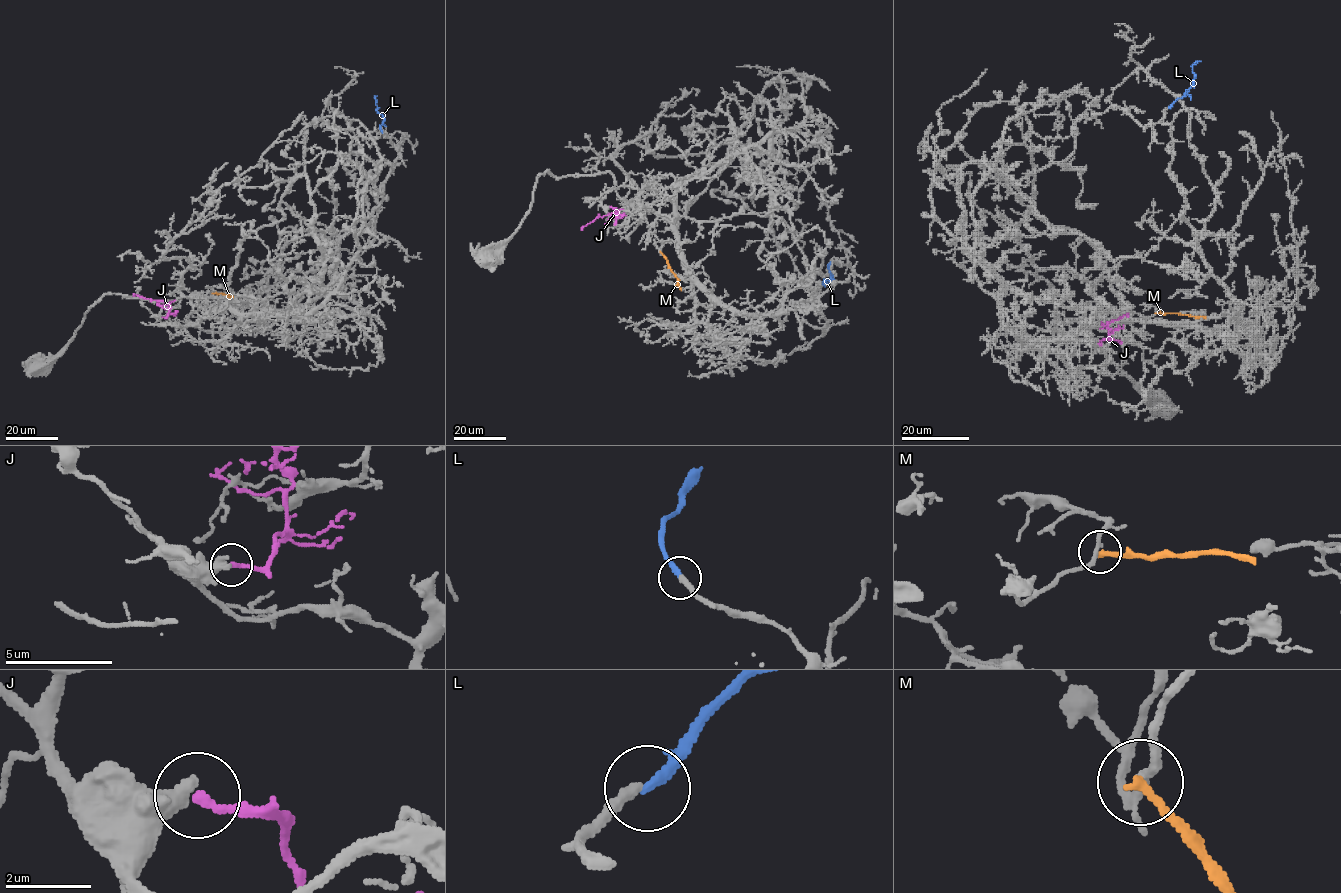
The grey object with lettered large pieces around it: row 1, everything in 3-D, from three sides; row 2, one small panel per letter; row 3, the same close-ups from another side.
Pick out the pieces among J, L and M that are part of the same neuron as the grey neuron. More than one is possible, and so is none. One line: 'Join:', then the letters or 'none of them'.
Join: L

